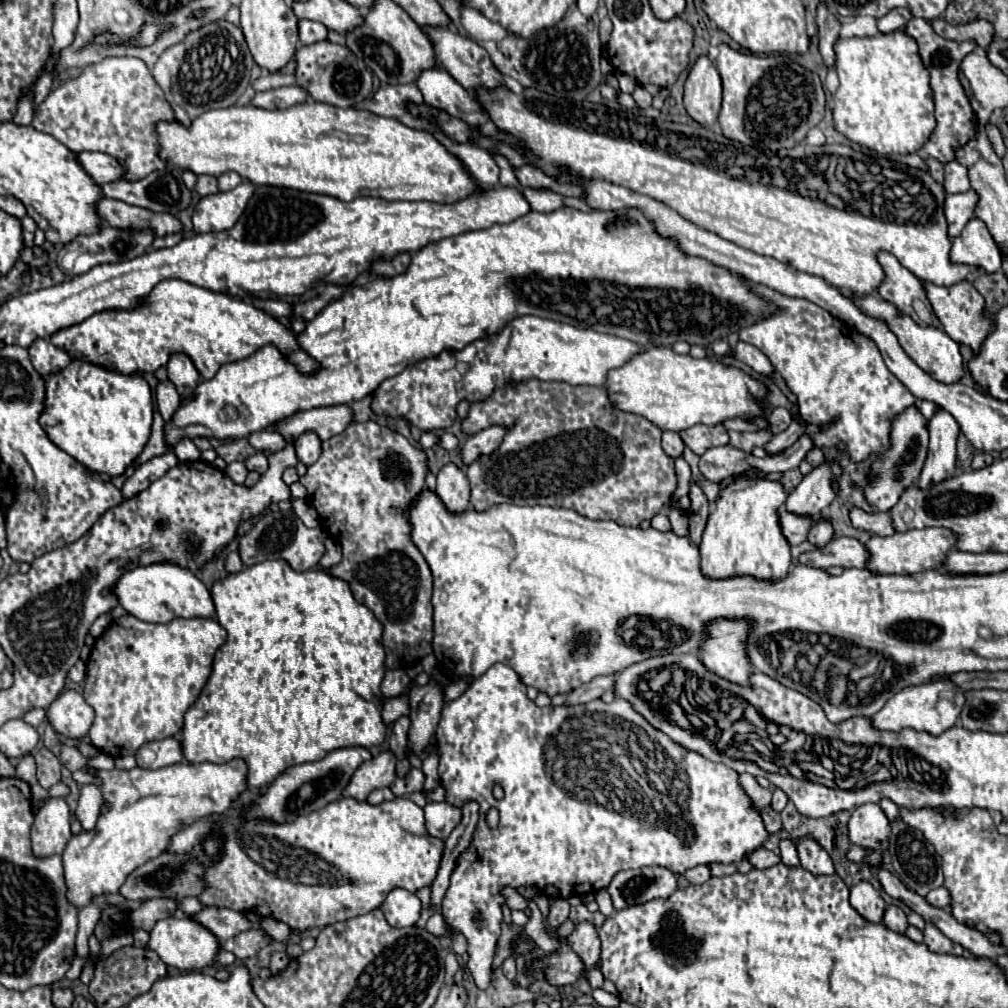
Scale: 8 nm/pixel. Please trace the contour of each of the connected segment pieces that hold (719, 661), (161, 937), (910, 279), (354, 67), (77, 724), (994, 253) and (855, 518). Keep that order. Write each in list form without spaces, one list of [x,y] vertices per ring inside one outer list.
[[[717,619],[707,627],[709,639],[701,647],[701,661],[713,673],[739,685],[749,685],[751,663],[745,655],[749,621]]]
[[[175,917],[161,919],[161,921],[157,921],[157,925],[153,927],[153,931],[149,935],[151,935],[149,949],[153,949],[167,965],[177,967],[181,971],[211,967],[221,949],[217,937],[207,927],[203,927],[201,923],[197,923],[193,919],[175,919]]]
[[[883,251],[883,253],[879,253],[877,259],[883,265],[885,275],[887,275],[885,281],[879,287],[881,299],[885,299],[891,305],[895,305],[901,315],[907,315],[907,317],[919,321],[917,313],[915,313],[913,305],[911,305],[911,301],[915,297],[927,299],[925,297],[925,285],[923,285],[923,281],[919,281],[909,269],[905,269],[891,253]]]
[[[319,41],[297,51],[297,85],[305,87],[315,101],[329,103],[335,107],[353,107],[373,93],[373,73],[371,69],[355,57],[347,47],[335,45],[331,41]]]
[[[63,691],[49,707],[47,719],[53,729],[67,739],[81,739],[93,725],[95,713],[77,691]]]
[[[977,217],[965,225],[961,235],[953,237],[949,257],[953,263],[977,265],[987,273],[1001,269],[1001,251],[987,231],[987,225]]]
[[[861,509],[851,511],[851,521],[857,529],[873,531],[875,535],[893,535],[893,517],[889,513],[865,513]]]

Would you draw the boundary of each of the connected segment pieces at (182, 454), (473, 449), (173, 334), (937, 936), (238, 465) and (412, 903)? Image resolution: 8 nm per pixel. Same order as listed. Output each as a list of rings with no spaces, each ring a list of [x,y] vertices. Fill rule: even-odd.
[[[189,437],[181,439],[175,447],[173,447],[175,455],[179,461],[197,461],[199,459],[199,449],[193,445],[193,441]]]
[[[487,427],[475,435],[471,435],[467,439],[467,443],[461,449],[461,459],[465,465],[471,465],[473,461],[477,461],[481,455],[491,455],[503,441],[505,435],[505,427]]]
[[[181,279],[161,281],[151,291],[147,303],[135,311],[95,313],[79,325],[57,331],[51,337],[51,343],[67,351],[73,359],[93,363],[121,375],[155,373],[159,367],[167,365],[173,353],[185,353],[195,363],[199,375],[209,381],[221,365],[251,357],[263,345],[275,345],[285,359],[305,375],[321,369],[321,365],[301,349],[295,333],[267,311],[257,309],[253,303],[227,297],[225,293],[213,293]]]
[[[931,923],[925,925],[923,929],[923,935],[925,935],[925,945],[929,947],[929,951],[933,953],[943,953],[943,955],[961,955],[963,953],[963,947],[949,941],[937,927],[933,927]]]
[[[233,461],[227,465],[225,473],[235,481],[235,483],[243,483],[245,477],[247,477],[247,467],[241,463],[241,461]]]
[[[393,889],[383,901],[381,911],[391,927],[411,927],[421,915],[421,901],[411,891]]]

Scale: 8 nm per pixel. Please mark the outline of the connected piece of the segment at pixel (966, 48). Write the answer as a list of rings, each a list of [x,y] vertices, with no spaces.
[[[911,19],[905,27],[905,31],[919,43],[919,55],[925,63],[925,67],[931,73],[931,89],[935,97],[935,117],[937,117],[937,127],[931,133],[929,141],[923,145],[923,151],[941,161],[949,163],[955,161],[955,149],[961,145],[967,145],[975,135],[977,135],[977,117],[969,105],[969,97],[959,81],[959,67],[961,61],[977,47],[975,41],[949,41],[943,39],[933,31],[929,21],[925,19]]]

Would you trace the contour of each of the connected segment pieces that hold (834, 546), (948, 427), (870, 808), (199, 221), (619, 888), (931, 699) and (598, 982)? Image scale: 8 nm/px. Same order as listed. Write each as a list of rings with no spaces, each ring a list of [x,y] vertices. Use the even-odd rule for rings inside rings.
[[[839,537],[833,539],[825,549],[815,549],[799,557],[799,563],[807,563],[813,567],[831,567],[839,565],[843,569],[847,567],[865,567],[869,561],[869,551],[865,545],[855,537]]]
[[[939,409],[929,421],[929,435],[929,455],[917,483],[919,489],[929,489],[929,485],[937,485],[937,481],[945,481],[945,477],[953,477],[957,473],[955,443],[959,425],[953,415]]]
[[[867,803],[857,807],[849,819],[849,841],[867,849],[863,863],[873,869],[873,865],[883,867],[883,853],[889,847],[891,823],[877,803]]]
[[[241,183],[227,193],[215,193],[203,197],[193,213],[195,233],[211,233],[211,231],[227,231],[237,223],[237,217],[245,211],[249,197],[253,197],[253,185]]]
[[[665,867],[627,869],[613,877],[607,887],[615,909],[645,903],[655,897],[669,897],[677,891],[677,875]]]
[[[933,681],[917,687],[909,687],[893,695],[885,707],[873,715],[871,723],[883,731],[901,731],[901,729],[915,729],[925,731],[929,735],[941,735],[953,725],[959,723],[961,709],[965,705],[965,691],[957,689],[953,681]]]
[[[579,923],[575,927],[575,931],[567,937],[567,945],[581,957],[589,985],[593,989],[599,989],[605,979],[599,969],[601,943],[599,943],[599,935],[597,935],[597,927],[593,927],[591,923]],[[569,939],[571,939],[571,943],[569,943]]]

